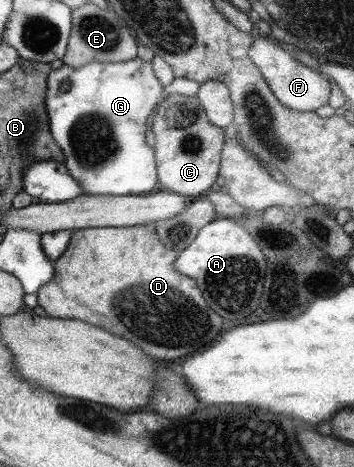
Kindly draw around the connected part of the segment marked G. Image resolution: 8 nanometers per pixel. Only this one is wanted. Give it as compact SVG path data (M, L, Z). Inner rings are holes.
M140 58L130 59L128 61L118 62L118 63L102 63L99 61L91 61L90 63L82 64L81 66L73 68L68 64L62 64L59 68L55 70L50 70L50 73L46 78L46 89L44 101L44 112L46 112L48 118L49 132L54 140L54 143L62 150L65 160L63 161L68 173L77 179L80 184L83 193L88 193L88 195L113 195L113 196L123 196L123 195L140 195L147 194L157 182L157 173L155 170L155 159L153 154L153 148L148 147L144 143L144 131L146 131L146 119L148 115L154 112L156 105L158 104L159 93L161 92L161 85L155 78L151 68L151 62L145 62ZM88 115L94 115L96 119L94 121L100 121L100 129L90 125L92 119Z

